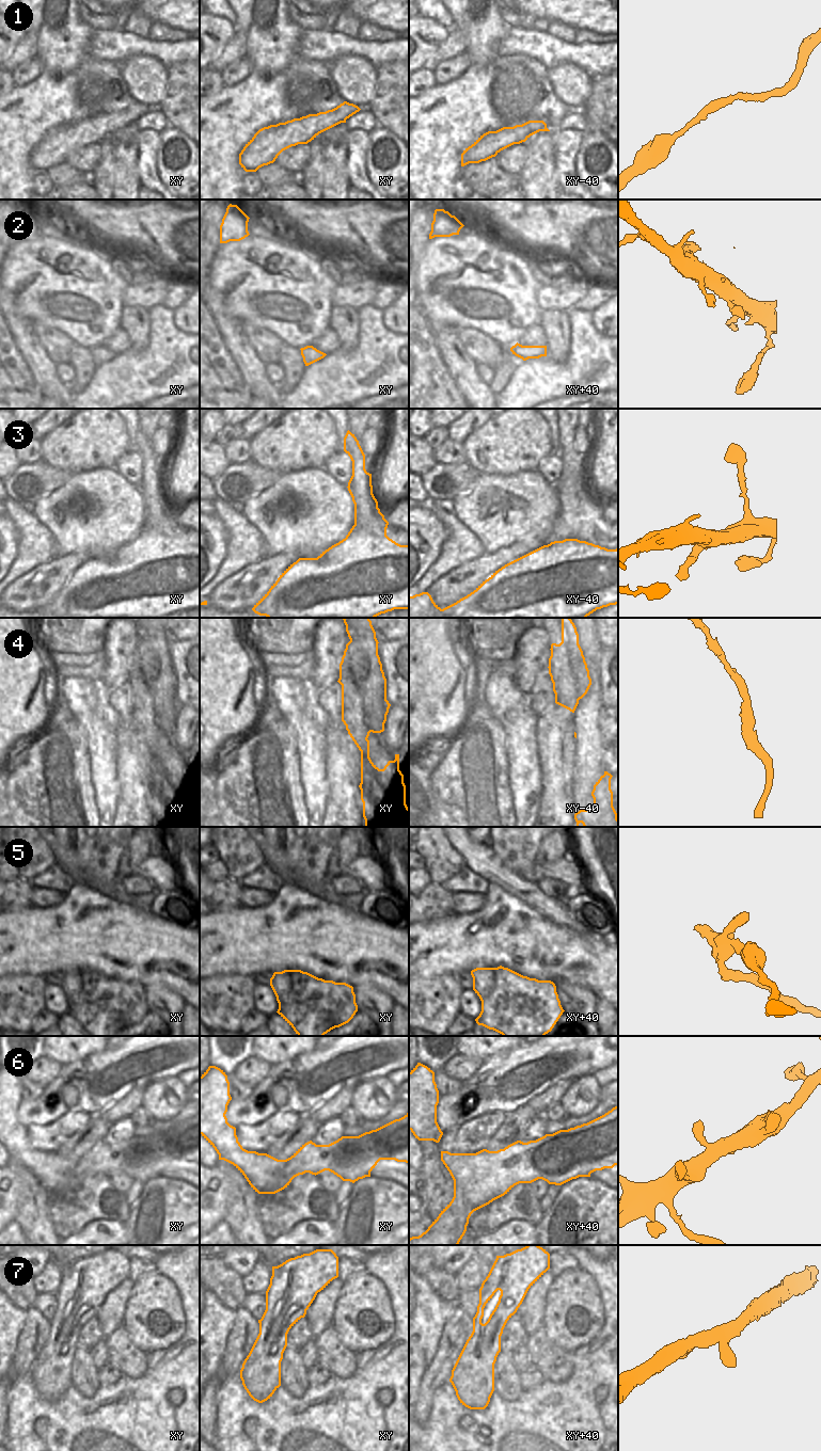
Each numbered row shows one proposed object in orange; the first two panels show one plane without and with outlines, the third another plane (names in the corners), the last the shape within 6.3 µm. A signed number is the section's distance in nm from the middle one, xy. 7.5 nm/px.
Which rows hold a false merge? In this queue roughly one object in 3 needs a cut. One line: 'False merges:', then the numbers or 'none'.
False merges: 5.

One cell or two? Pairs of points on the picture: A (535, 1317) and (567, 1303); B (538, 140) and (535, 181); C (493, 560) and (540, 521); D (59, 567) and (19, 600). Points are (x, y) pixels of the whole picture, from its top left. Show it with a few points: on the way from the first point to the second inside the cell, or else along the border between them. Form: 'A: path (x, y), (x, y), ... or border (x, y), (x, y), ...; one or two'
A: border (548, 1289), (542, 1327); two
B: path (538, 150), (538, 171); one
C: border (545, 542), (534, 532), (526, 532), (502, 548); two
D: path (49, 576), (35, 589), (29, 591); one

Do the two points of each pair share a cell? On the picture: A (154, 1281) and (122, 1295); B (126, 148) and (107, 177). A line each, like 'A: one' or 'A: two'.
A: two
B: one

